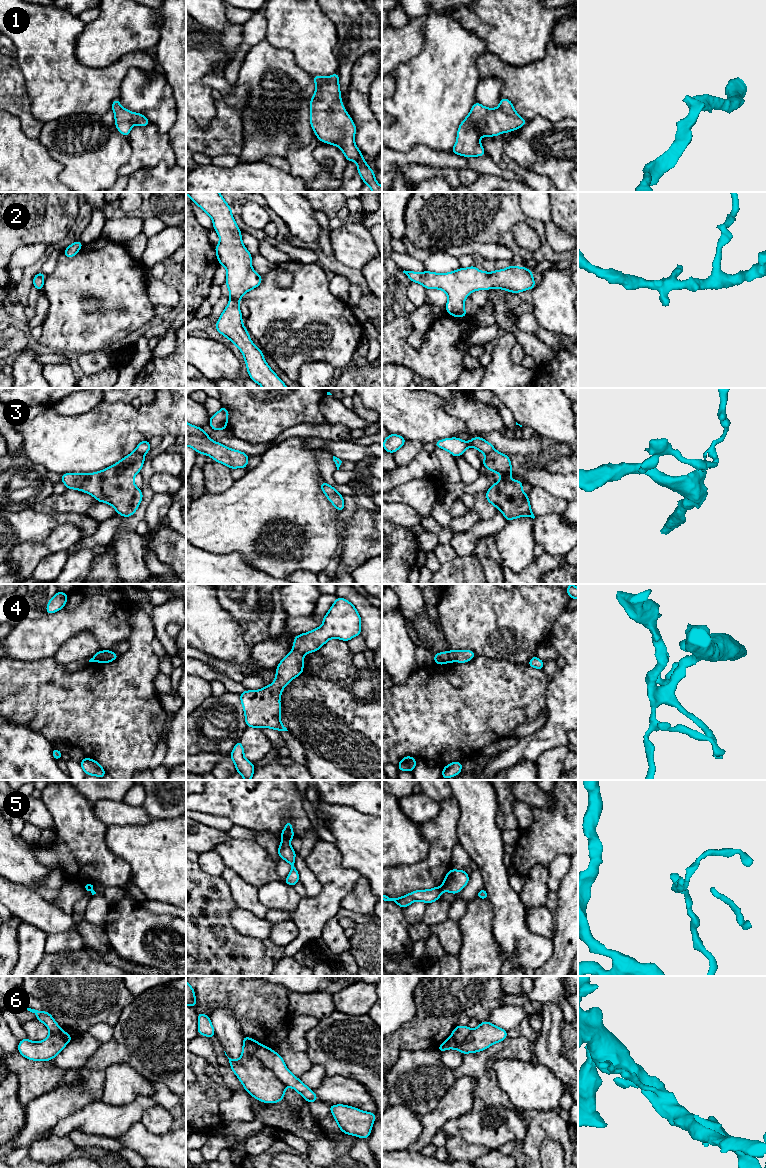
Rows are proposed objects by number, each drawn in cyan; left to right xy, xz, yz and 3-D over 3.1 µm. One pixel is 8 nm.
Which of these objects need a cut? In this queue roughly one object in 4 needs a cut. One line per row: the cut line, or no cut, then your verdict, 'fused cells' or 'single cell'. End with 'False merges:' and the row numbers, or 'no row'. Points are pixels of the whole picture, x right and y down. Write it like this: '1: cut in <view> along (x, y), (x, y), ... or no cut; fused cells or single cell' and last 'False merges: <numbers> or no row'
1: no cut; single cell
2: no cut; single cell
3: cut in xy along (135, 450), (143, 455); fused cells
4: cut in xy along (102, 651), (97, 661); fused cells
5: cut in xz along (283, 838), (288, 840); fused cells
6: no cut; single cell
False merges: 3, 4, 5

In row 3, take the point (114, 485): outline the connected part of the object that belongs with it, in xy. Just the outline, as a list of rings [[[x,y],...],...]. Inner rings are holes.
[[[134,451],[102,471],[91,474],[65,473],[62,474],[61,481],[65,484],[67,489],[75,489],[89,493],[96,498],[98,502],[105,502],[112,505],[117,514],[130,517],[135,513],[143,498],[142,491],[134,484],[134,477],[142,469],[144,461],[144,455]]]

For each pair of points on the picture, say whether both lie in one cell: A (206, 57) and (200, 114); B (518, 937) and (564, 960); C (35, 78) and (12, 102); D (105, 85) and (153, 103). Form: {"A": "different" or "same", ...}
{"A": "same", "B": "different", "C": "different", "D": "different"}

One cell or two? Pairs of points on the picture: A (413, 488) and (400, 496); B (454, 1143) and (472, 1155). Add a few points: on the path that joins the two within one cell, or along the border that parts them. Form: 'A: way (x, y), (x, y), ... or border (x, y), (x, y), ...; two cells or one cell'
A: way (410, 491), (403, 493); one cell
B: way (458, 1147), (462, 1151), (468, 1152); one cell

